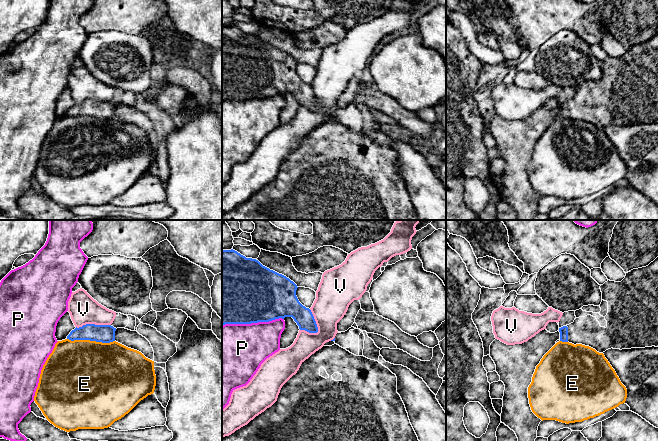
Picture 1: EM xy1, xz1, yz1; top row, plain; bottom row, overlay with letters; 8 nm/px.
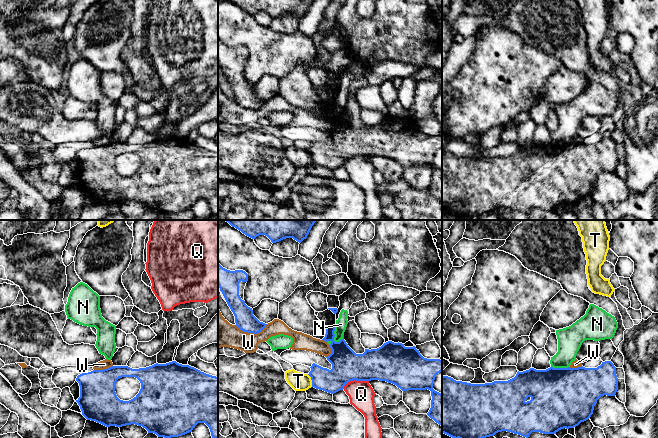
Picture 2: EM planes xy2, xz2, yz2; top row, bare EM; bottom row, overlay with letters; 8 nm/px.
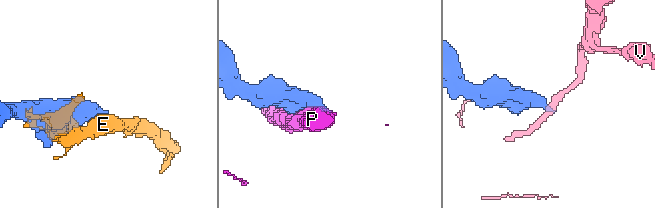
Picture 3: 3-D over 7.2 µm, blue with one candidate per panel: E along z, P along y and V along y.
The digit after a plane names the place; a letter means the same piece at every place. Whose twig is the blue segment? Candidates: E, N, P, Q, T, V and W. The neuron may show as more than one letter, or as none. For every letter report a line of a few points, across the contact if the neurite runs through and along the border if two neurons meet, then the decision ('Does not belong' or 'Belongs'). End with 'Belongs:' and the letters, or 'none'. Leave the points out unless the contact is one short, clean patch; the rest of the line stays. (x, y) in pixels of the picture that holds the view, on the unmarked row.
E: Does not belong
N: Does not belong
P: Does not belong
Q: Line: xz2 (368, 156), (350, 156), (343, 164). Does not belong
T: Line: xz2 (307, 150), (310, 153), (312, 162). Does not belong
V: Line: xz1 (309, 85), (317, 103), (316, 109). Does not belong
W: Does not belong
Belongs: none

